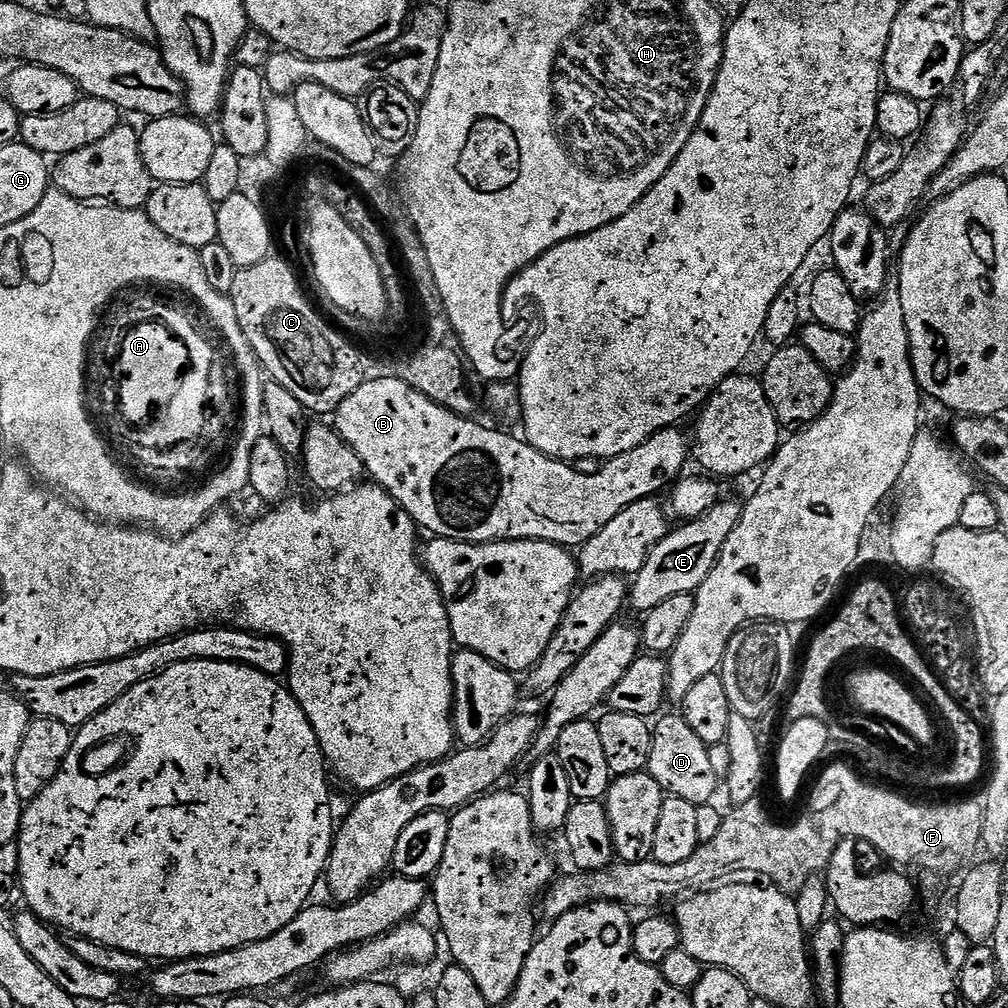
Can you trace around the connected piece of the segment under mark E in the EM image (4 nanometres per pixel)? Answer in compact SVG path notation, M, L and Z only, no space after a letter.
M725 499L717 502L706 514L697 520L681 523L680 528L673 527L652 553L646 558L642 570L637 572L630 584L630 608L639 614L646 614L658 606L658 602L666 602L666 598L674 598L674 594L692 594L706 582L716 559L722 554L722 546L726 538L738 526L741 505Z

